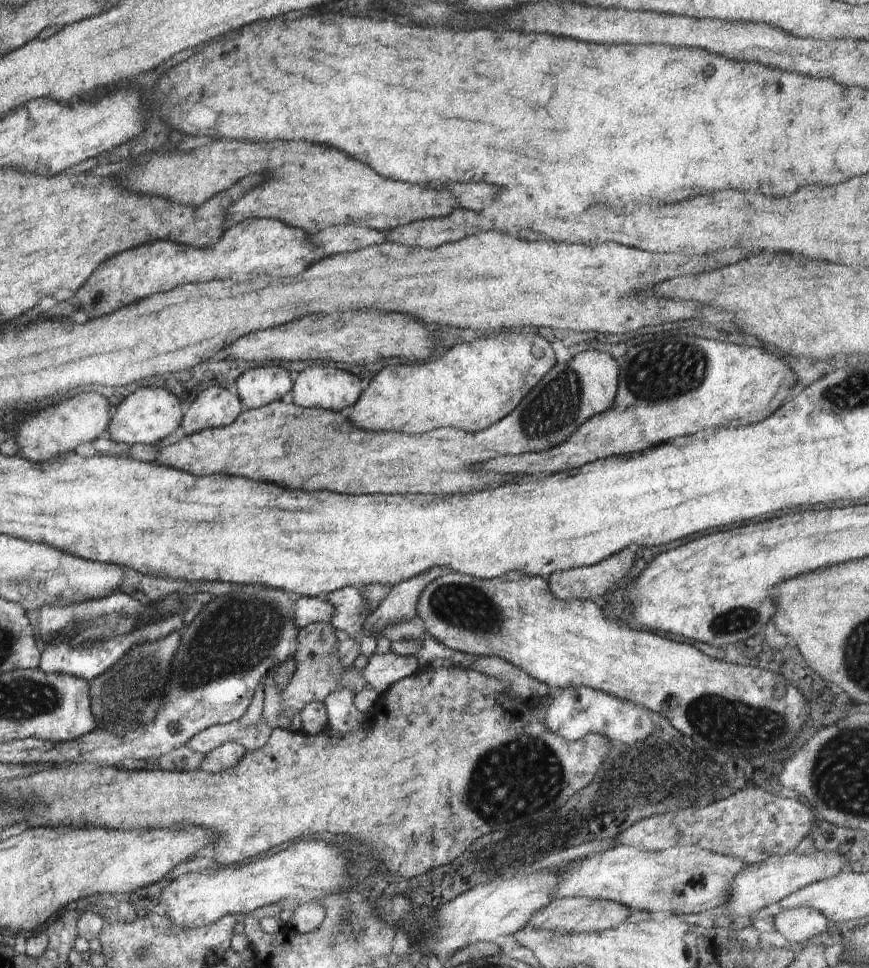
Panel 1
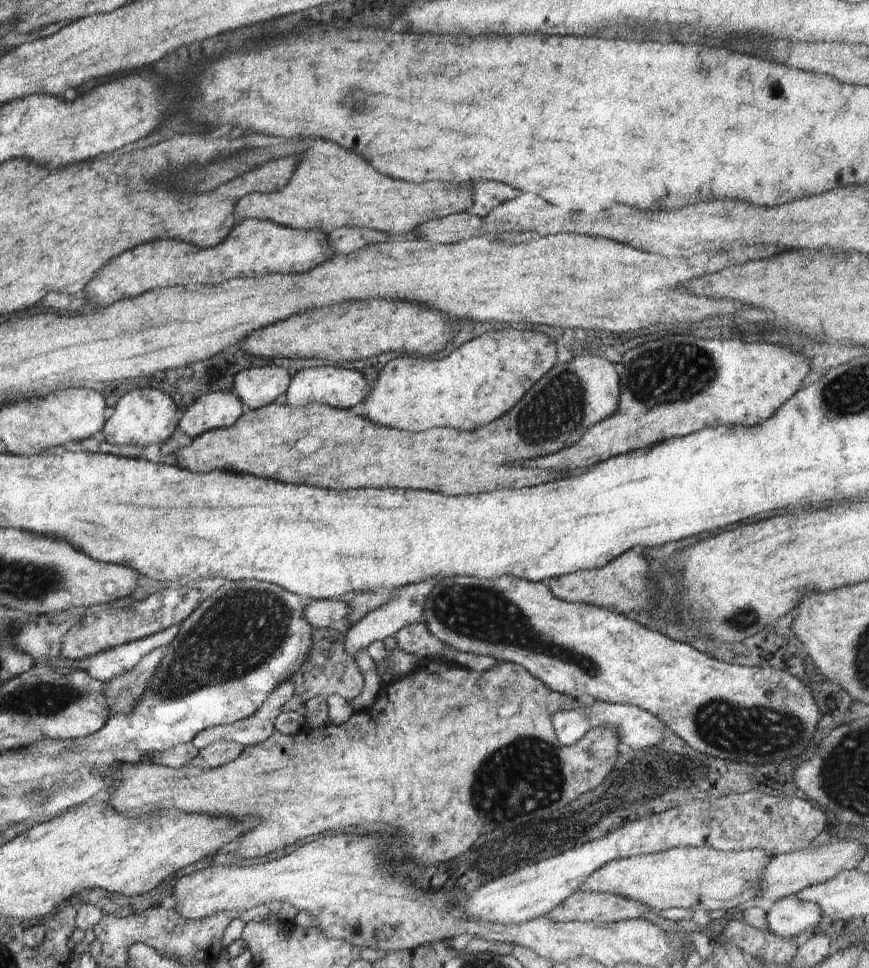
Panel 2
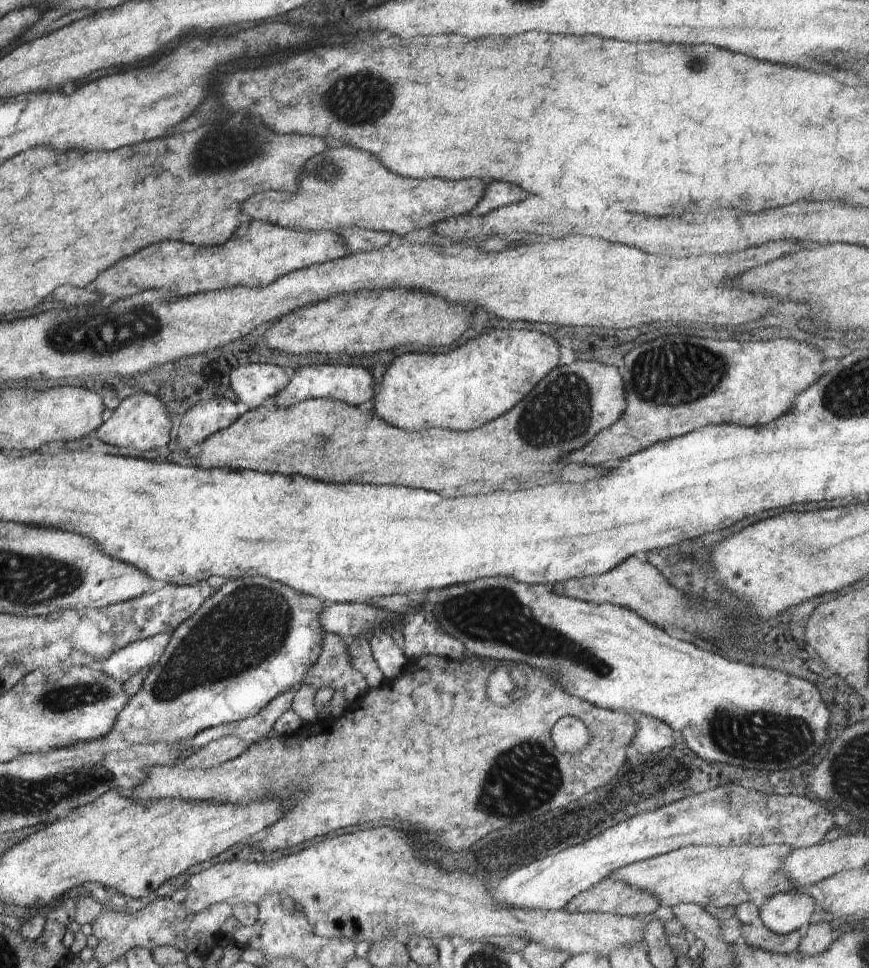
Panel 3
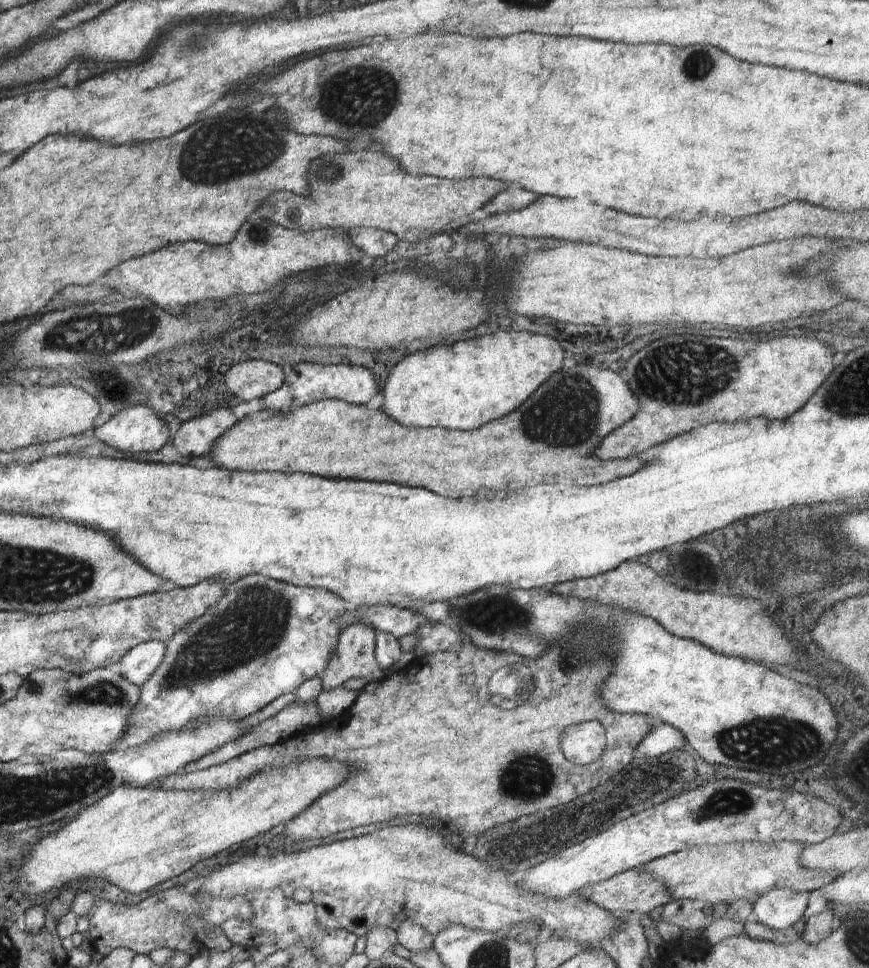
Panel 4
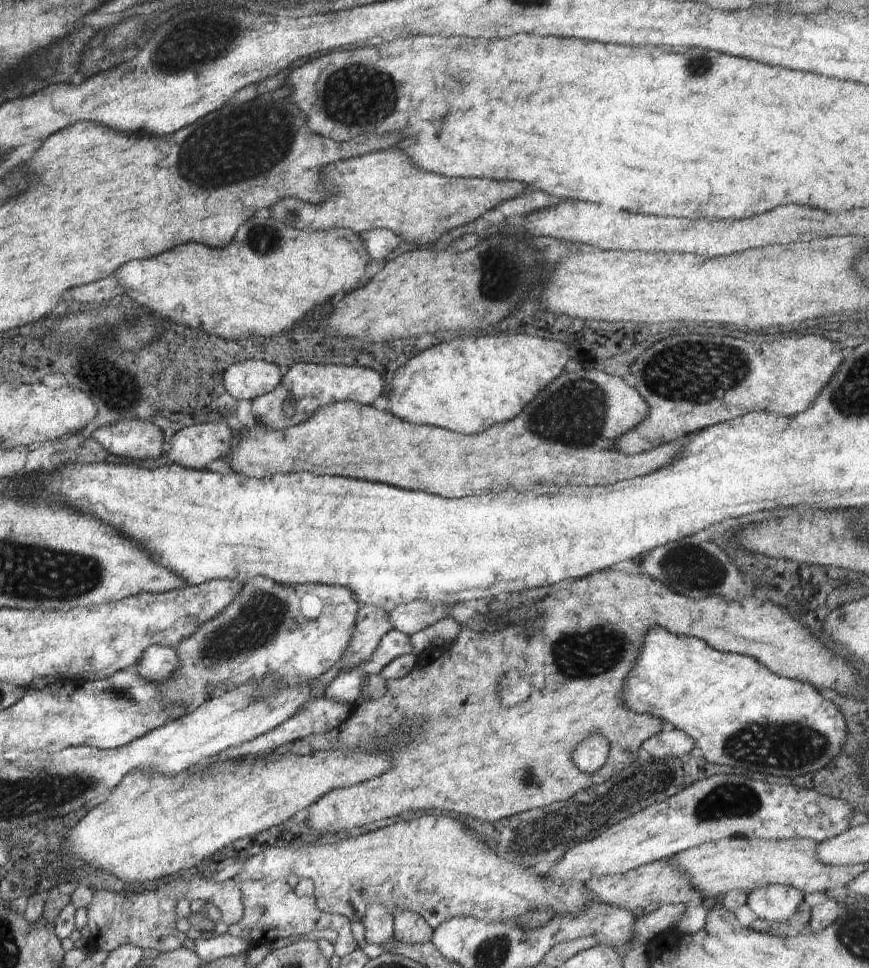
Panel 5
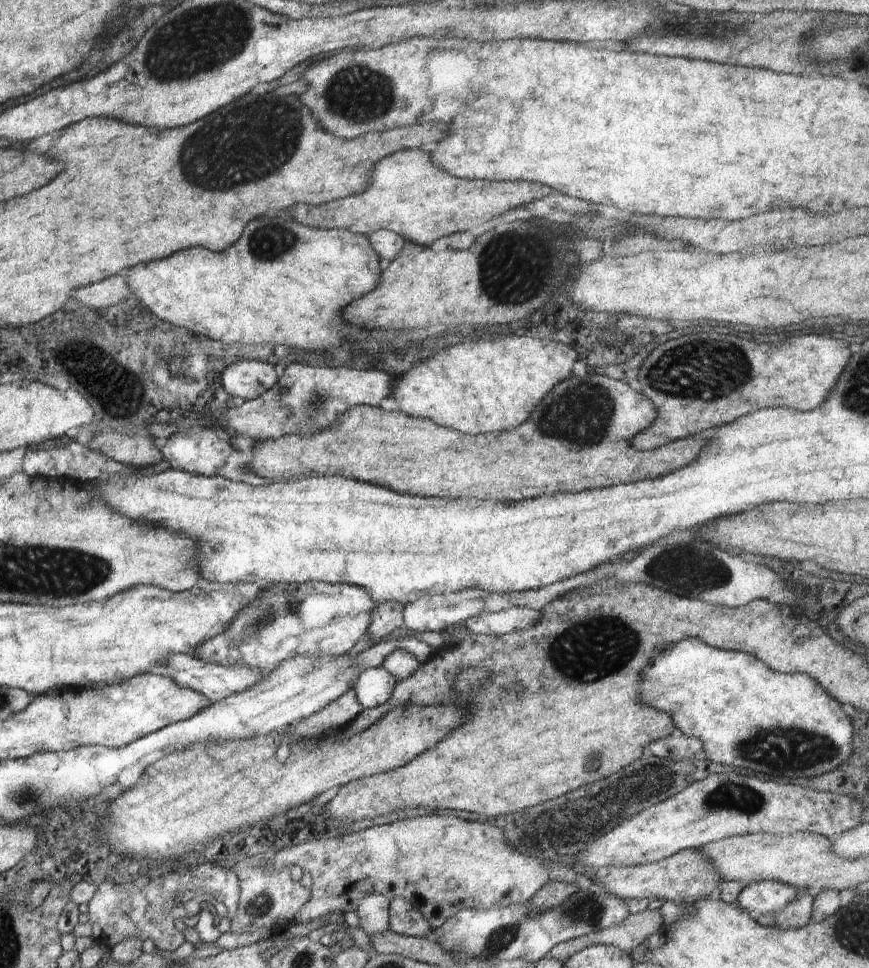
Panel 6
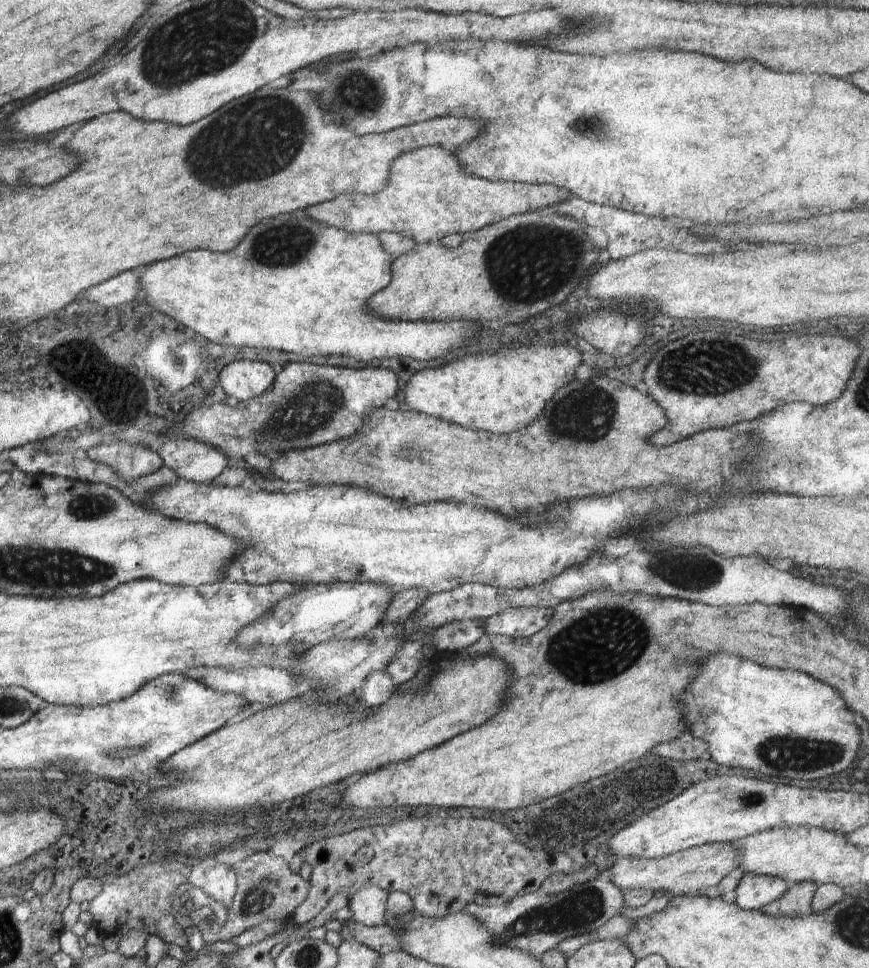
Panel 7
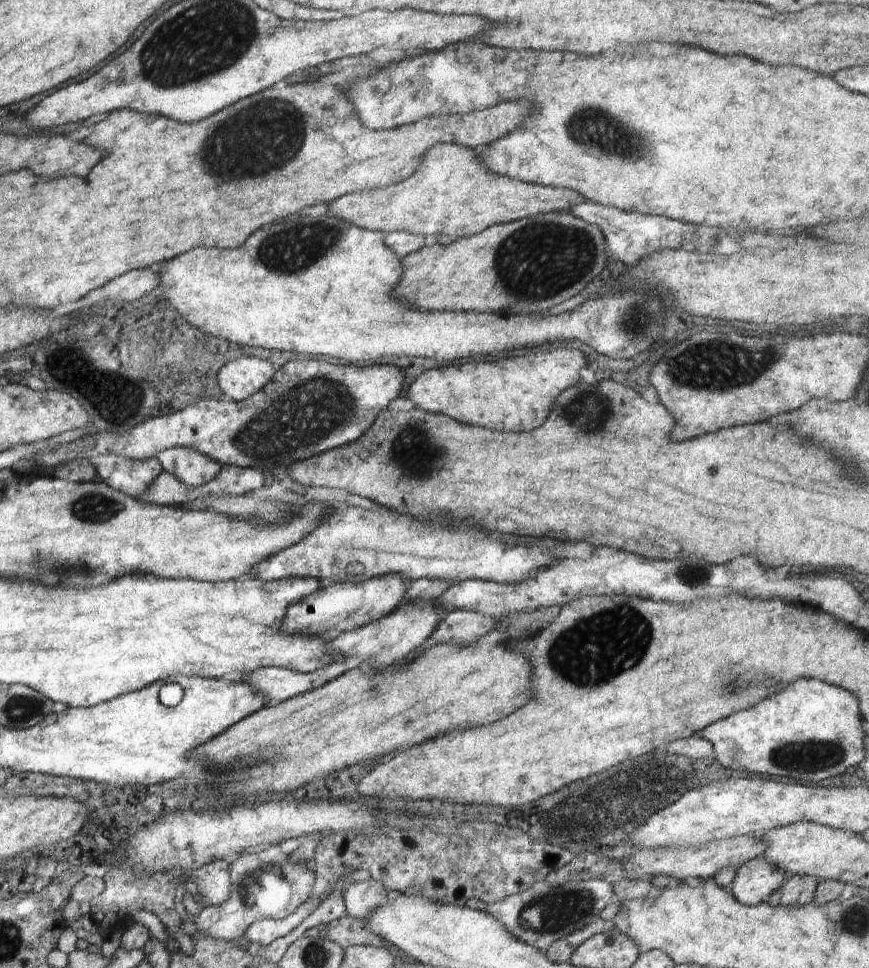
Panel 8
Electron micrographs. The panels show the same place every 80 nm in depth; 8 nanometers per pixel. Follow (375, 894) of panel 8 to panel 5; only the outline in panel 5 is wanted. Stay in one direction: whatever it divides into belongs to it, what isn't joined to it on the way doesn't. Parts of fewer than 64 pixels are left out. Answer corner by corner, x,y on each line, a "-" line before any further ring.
371,904
361,920
365,926
365,942
383,945
393,936
393,915
383,904

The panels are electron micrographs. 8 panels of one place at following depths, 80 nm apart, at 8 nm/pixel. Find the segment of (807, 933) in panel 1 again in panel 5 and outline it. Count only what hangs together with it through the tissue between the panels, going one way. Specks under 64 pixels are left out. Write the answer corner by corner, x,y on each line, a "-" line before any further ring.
768,885
747,894
745,904
765,921
775,923
790,920
798,905
804,901
804,893
786,885

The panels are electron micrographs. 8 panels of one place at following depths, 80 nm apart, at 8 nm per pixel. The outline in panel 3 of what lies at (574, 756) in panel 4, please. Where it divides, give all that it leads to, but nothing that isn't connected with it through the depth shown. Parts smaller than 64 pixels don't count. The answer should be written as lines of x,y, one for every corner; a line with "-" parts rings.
562,717
554,724
552,730
552,740
560,752
574,754
586,749
591,741
591,732
589,728
576,717

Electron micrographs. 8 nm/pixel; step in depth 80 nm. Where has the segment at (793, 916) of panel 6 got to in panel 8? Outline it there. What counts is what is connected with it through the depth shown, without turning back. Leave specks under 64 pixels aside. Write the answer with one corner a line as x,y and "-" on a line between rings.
788,876
786,882
774,890
766,904
770,906
806,906
815,899
815,891
819,884
814,876

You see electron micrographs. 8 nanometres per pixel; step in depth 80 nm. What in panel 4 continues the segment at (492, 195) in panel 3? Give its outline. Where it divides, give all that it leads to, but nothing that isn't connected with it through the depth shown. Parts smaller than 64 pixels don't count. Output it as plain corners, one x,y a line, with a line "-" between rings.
506,184
506,190
497,194
488,204
485,204
480,212
474,211
471,220
481,221
486,216
519,211
536,202
538,198
540,198
538,194
524,190
520,184

